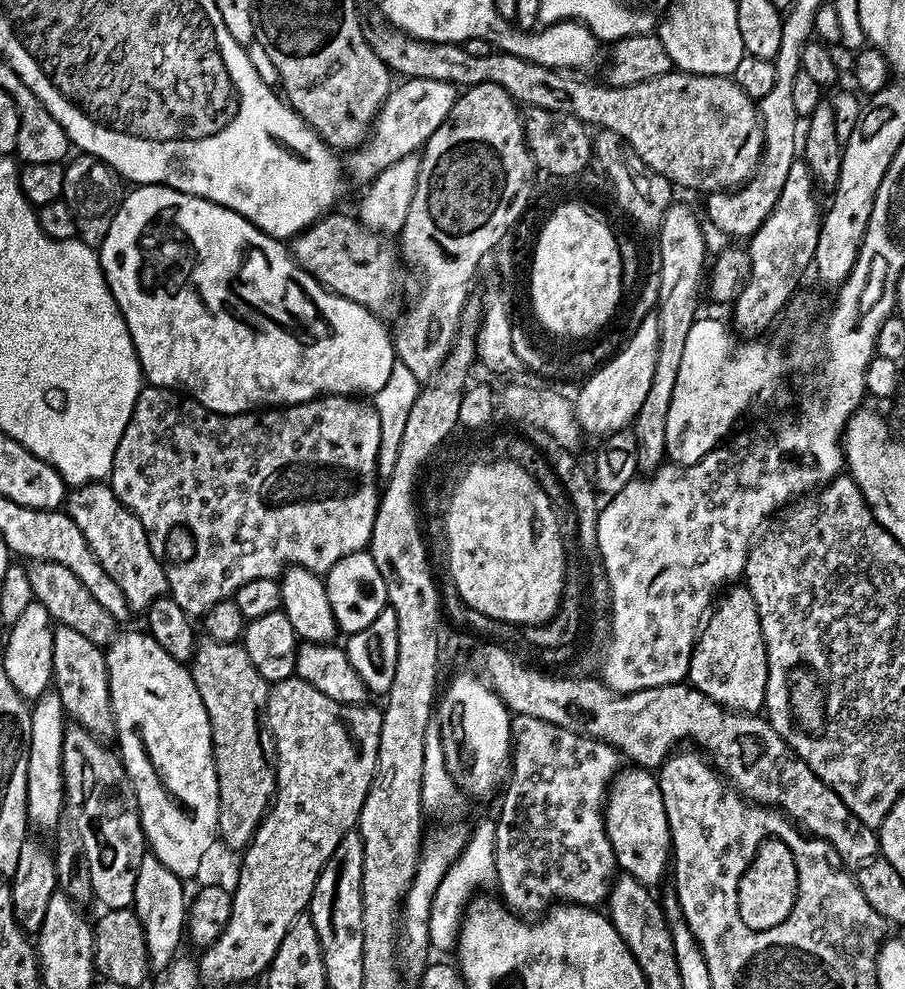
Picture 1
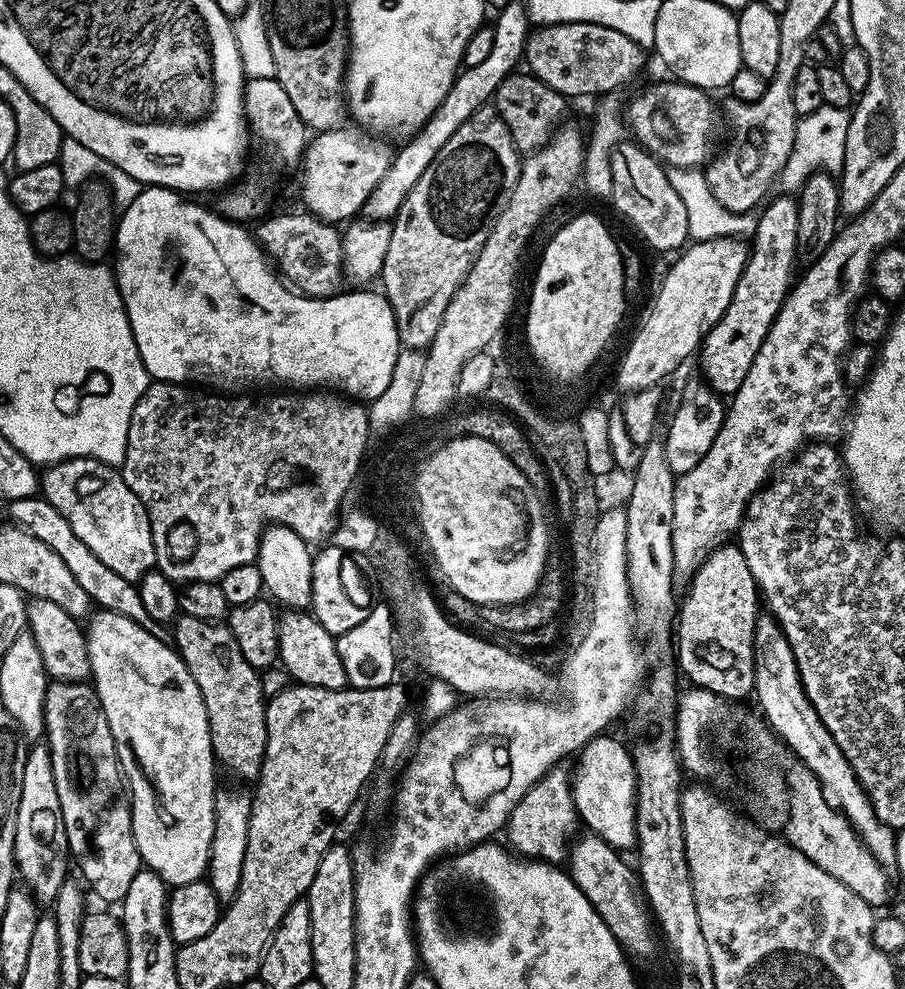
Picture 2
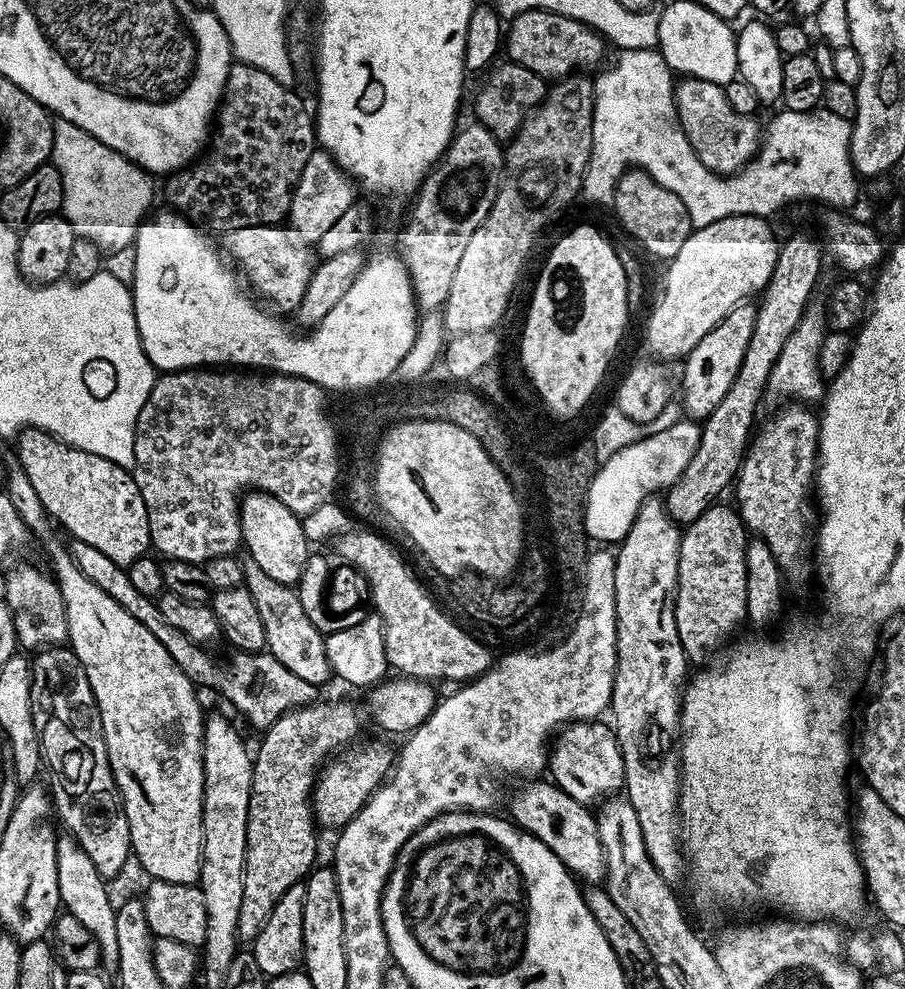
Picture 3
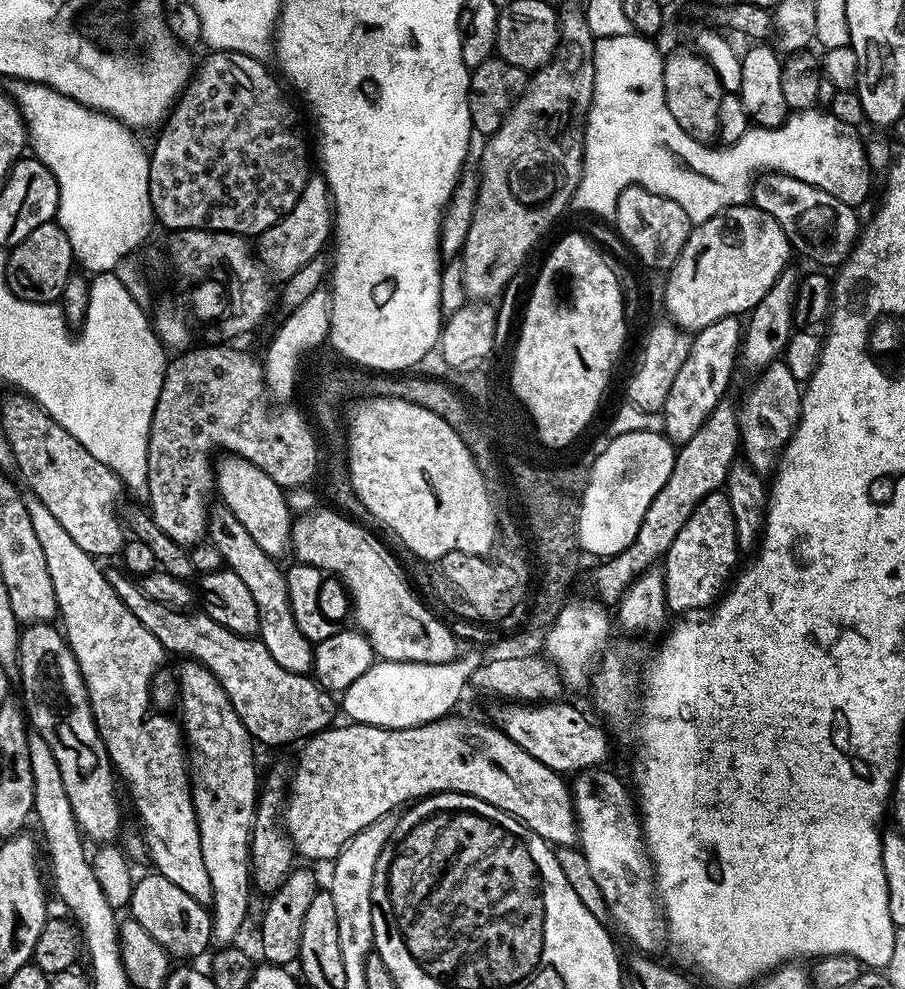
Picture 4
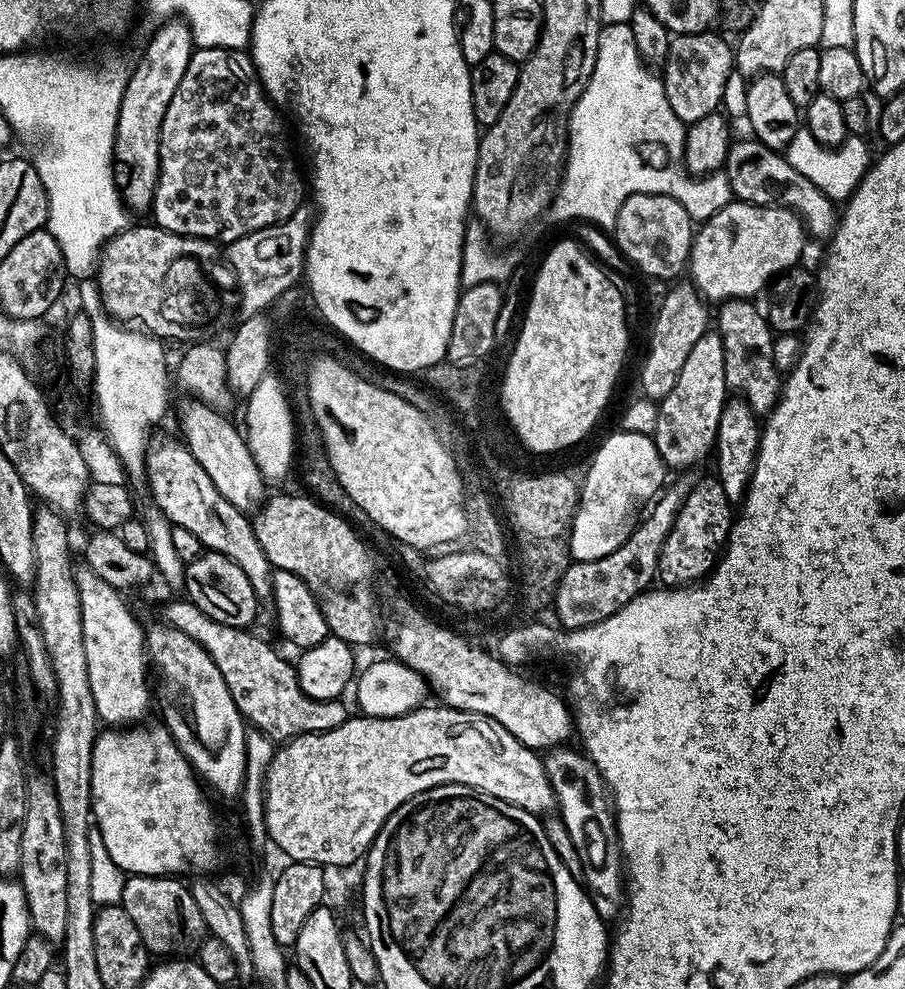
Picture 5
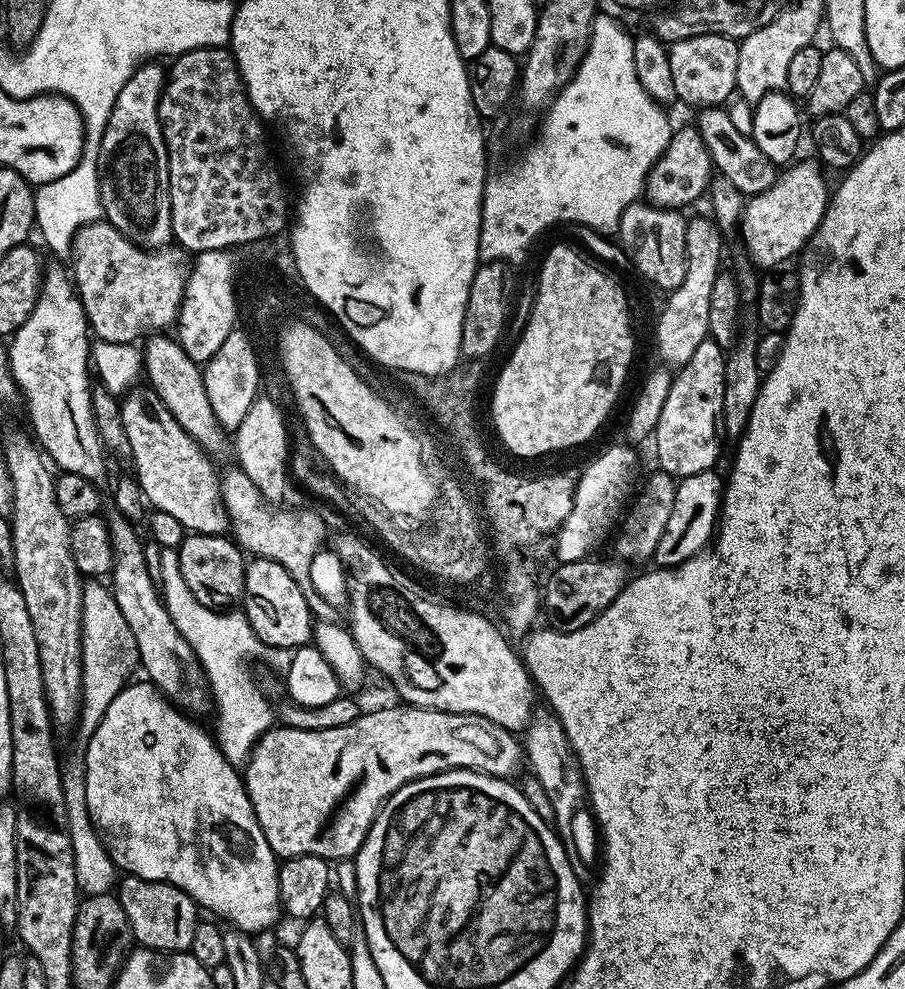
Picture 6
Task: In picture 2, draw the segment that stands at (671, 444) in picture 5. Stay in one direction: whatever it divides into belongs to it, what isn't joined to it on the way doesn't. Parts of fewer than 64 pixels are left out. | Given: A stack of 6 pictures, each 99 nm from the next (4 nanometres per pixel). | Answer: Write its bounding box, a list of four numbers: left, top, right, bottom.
[698,194,798,398]

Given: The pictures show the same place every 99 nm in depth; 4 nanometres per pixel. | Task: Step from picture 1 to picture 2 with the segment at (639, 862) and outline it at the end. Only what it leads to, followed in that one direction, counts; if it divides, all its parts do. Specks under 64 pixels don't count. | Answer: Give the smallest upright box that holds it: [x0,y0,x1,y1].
[572,734,636,850]

